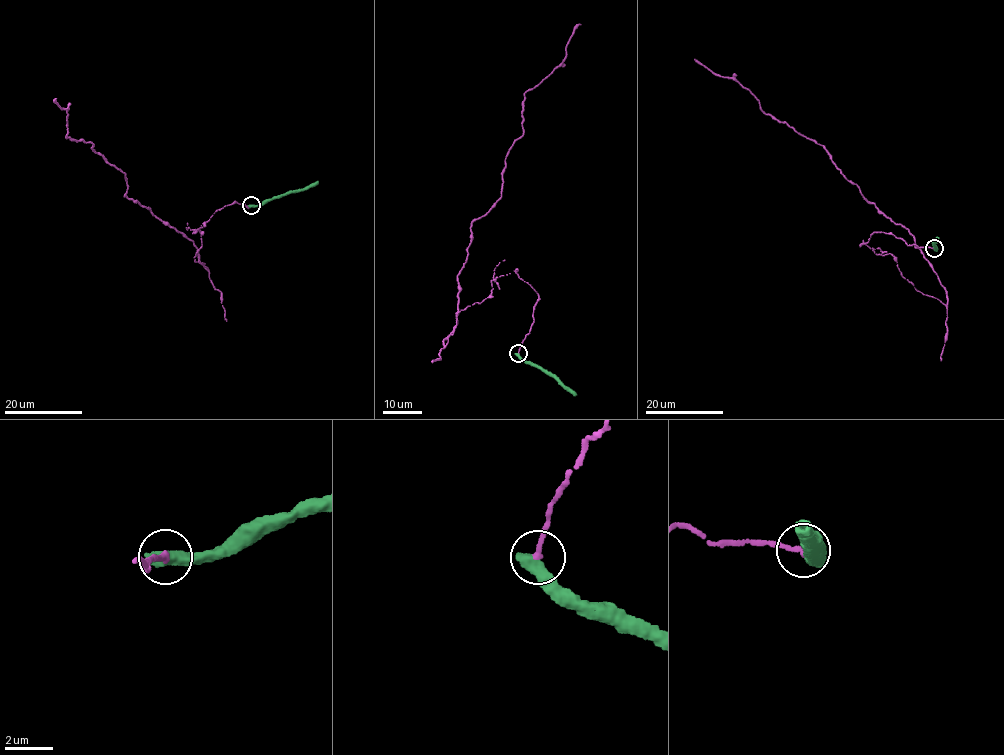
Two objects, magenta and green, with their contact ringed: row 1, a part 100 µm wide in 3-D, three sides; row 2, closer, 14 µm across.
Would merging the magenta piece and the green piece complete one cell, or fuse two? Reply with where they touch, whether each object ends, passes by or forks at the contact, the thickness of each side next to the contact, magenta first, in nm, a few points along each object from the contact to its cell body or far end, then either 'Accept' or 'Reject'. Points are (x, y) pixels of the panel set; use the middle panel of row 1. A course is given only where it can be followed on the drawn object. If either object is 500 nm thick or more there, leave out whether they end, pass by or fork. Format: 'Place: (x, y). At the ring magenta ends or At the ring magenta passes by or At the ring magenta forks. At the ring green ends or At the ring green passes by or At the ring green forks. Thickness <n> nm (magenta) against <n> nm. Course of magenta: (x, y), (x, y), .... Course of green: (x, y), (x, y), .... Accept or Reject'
Place: (518, 353). Thickness 280 nm (magenta) against 600 nm. Course of magenta: (518, 354), (539, 295), (514, 271), (444, 338), (524, 93), (580, 23). Course of green: (518, 354), (553, 374), (576, 395). Reject

